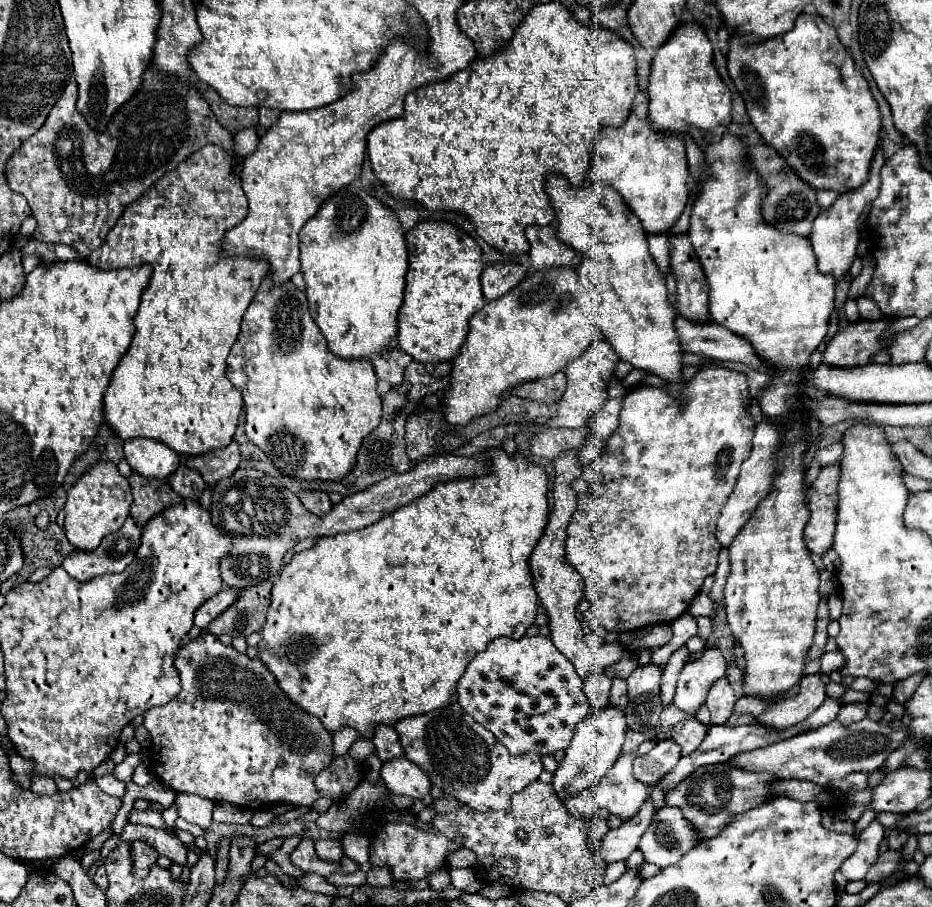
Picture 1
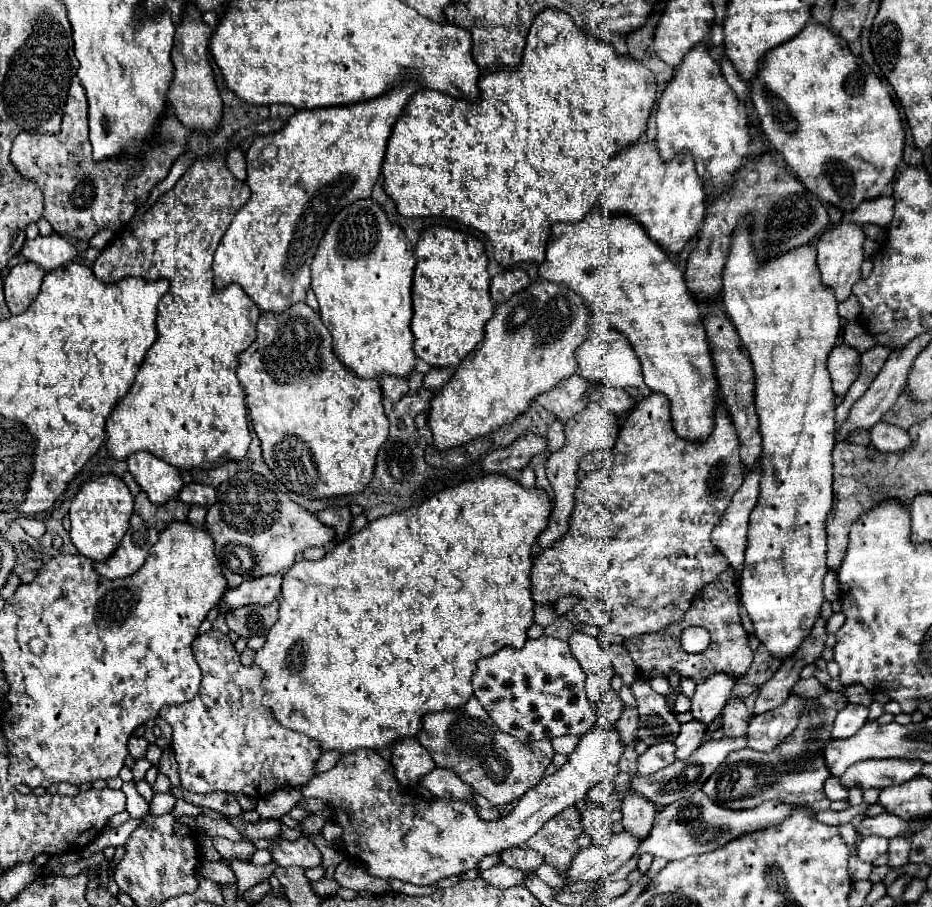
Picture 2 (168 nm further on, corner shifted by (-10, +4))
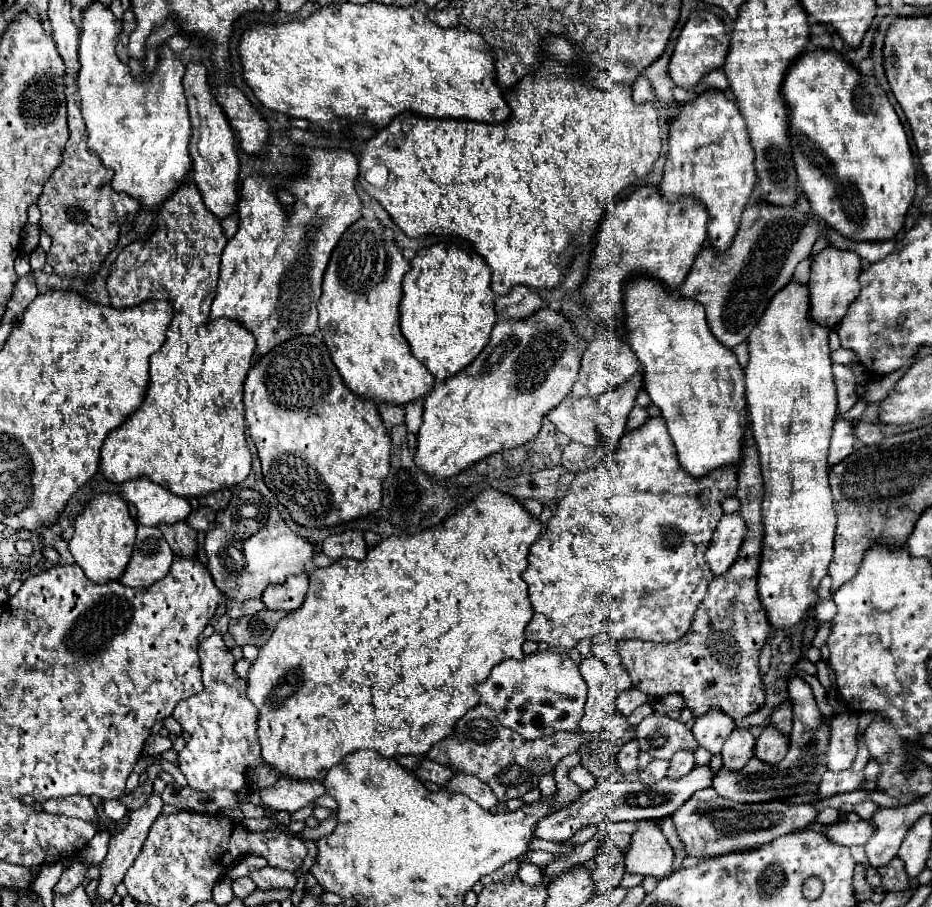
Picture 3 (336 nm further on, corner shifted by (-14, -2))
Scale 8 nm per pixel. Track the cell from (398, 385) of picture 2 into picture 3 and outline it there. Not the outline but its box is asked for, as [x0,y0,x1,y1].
[378,402,406,426]

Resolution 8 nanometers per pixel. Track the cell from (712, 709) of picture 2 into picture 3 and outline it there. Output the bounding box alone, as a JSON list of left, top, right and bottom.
[692,708,734,754]

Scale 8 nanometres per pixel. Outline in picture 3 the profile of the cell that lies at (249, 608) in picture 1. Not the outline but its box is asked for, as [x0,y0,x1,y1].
[230,610,284,646]

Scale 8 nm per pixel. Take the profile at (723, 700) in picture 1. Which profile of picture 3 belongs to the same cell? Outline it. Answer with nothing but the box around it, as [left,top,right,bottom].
[722,728,754,770]

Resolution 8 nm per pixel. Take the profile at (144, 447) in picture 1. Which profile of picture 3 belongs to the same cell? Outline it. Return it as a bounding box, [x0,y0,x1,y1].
[120,478,192,526]

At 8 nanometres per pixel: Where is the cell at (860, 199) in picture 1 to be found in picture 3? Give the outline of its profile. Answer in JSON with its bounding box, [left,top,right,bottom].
[810,246,862,326]

